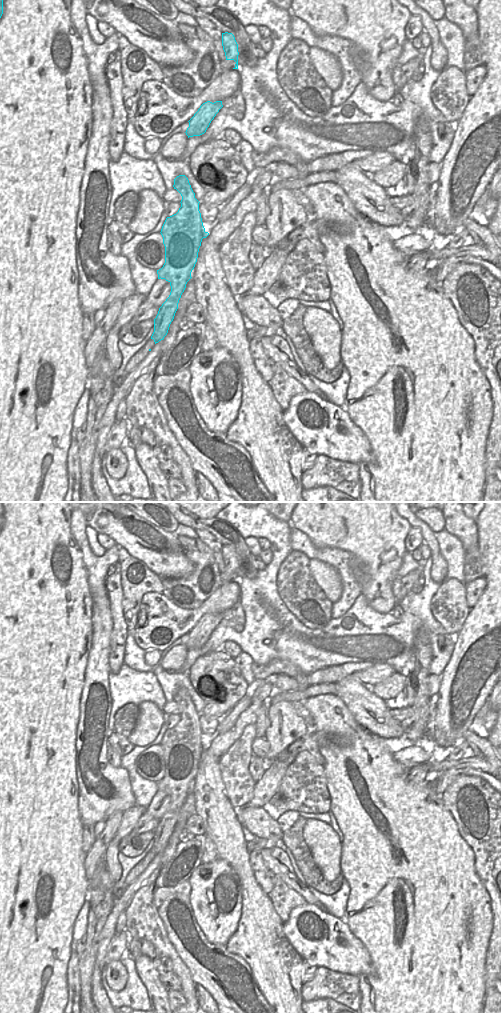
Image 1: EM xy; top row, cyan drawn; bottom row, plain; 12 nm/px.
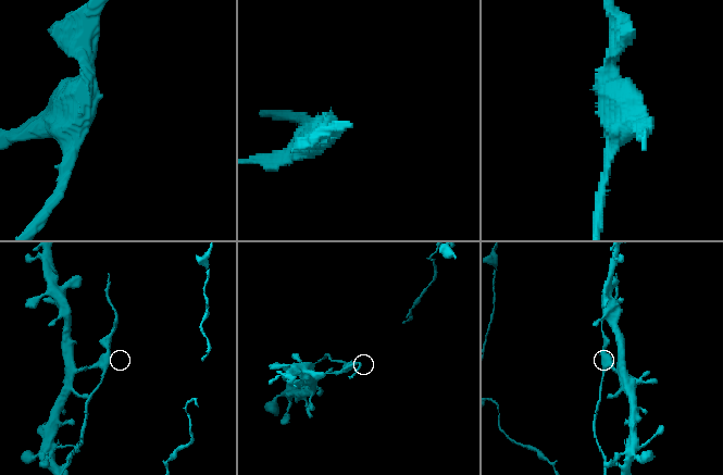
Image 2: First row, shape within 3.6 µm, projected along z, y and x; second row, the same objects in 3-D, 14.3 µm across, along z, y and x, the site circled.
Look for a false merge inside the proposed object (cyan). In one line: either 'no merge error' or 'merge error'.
merge error

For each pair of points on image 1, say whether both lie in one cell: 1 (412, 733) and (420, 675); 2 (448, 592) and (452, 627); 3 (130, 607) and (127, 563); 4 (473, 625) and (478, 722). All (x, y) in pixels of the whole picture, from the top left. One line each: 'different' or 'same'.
1: same
2: same
3: same
4: different

